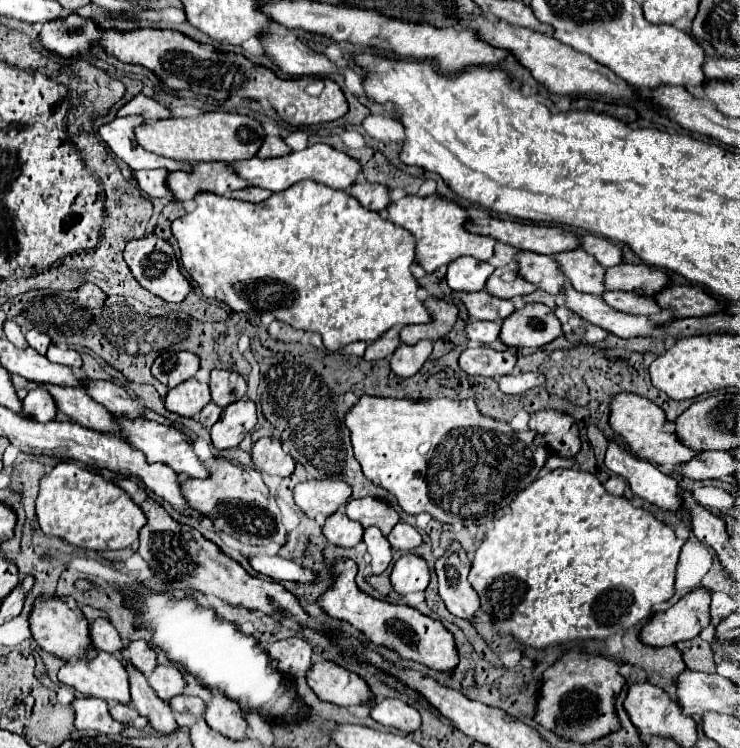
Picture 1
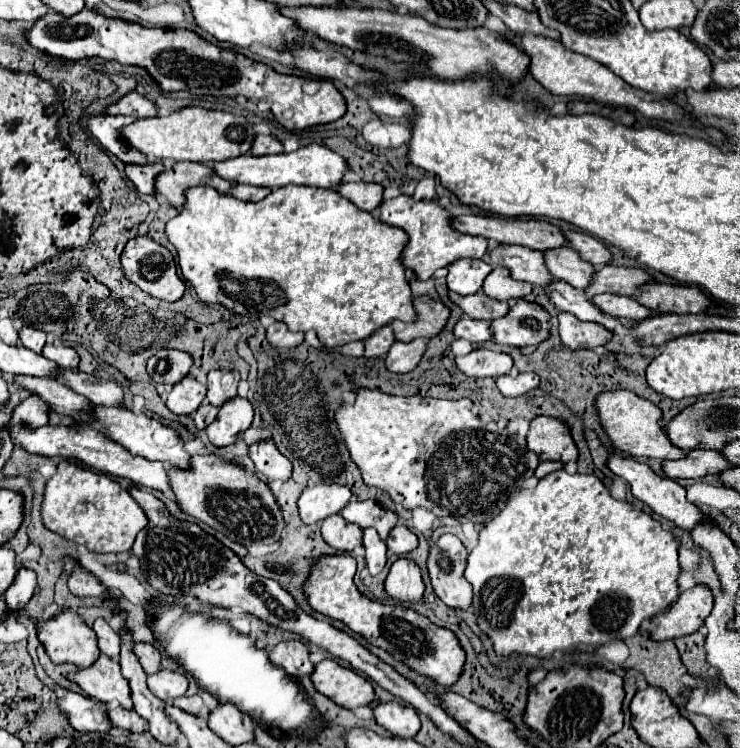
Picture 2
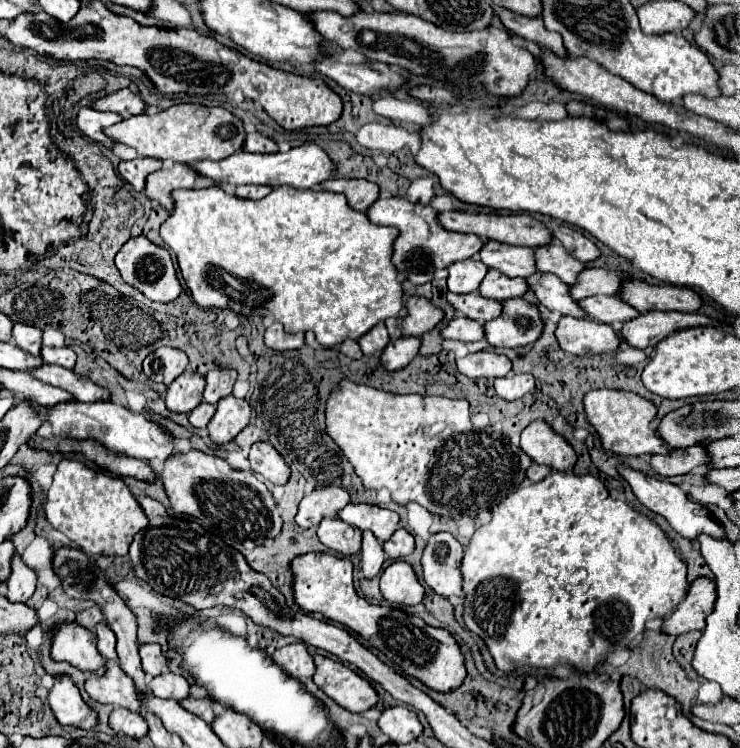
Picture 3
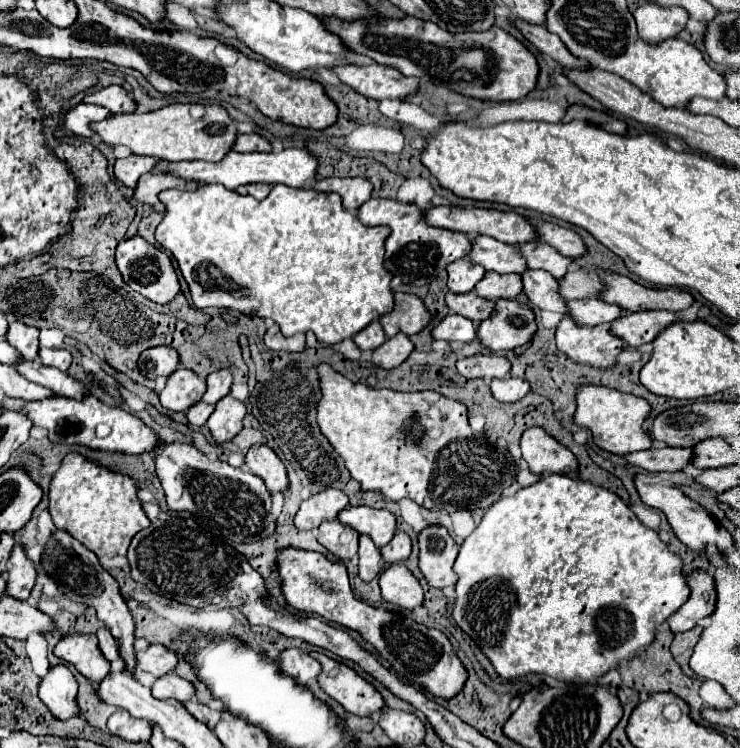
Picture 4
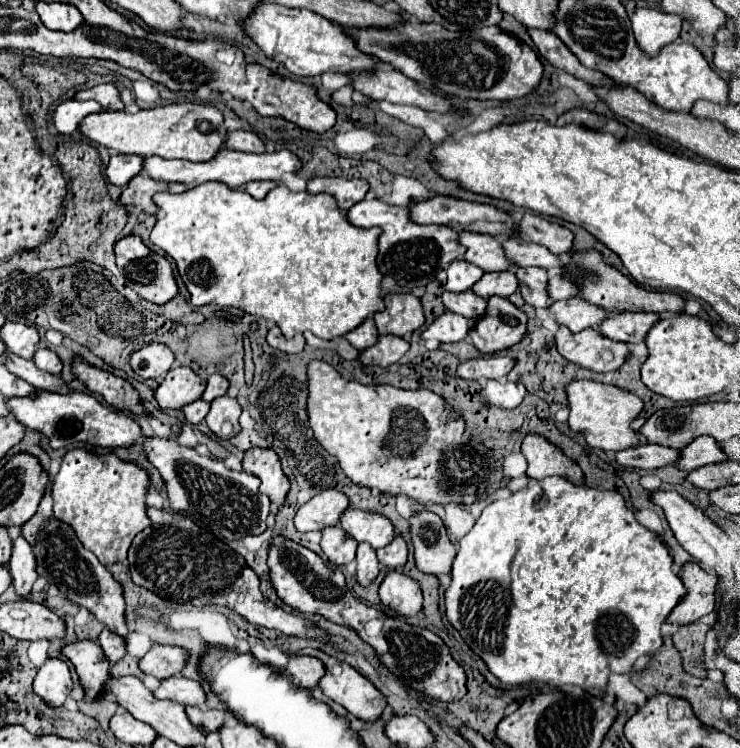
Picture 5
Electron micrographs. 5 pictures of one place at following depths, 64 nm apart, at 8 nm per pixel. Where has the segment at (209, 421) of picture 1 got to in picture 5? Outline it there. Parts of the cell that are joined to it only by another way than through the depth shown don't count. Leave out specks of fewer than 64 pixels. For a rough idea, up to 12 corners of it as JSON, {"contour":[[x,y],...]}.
{"contour":[[204,400],[184,406],[182,412],[190,424],[200,424],[210,412]]}

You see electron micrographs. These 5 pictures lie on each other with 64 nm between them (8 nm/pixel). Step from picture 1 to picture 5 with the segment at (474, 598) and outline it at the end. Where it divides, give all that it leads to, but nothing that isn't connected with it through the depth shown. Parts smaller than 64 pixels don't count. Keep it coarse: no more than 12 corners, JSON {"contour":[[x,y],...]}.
{"contour":[[434,512],[410,518],[416,568],[448,574],[456,548]]}

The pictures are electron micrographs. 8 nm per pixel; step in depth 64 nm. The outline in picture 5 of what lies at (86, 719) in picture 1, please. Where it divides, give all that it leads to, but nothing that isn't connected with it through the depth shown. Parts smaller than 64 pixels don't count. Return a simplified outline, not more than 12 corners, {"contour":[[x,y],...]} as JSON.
{"contour":[[46,660],[34,692],[52,708],[64,706],[74,684],[62,660]]}

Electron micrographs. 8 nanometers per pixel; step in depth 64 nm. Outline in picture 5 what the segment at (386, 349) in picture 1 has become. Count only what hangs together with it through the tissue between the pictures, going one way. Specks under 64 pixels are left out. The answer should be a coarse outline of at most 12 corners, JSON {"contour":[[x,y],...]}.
{"contour":[[372,318],[346,334],[358,350],[374,346],[380,334]]}

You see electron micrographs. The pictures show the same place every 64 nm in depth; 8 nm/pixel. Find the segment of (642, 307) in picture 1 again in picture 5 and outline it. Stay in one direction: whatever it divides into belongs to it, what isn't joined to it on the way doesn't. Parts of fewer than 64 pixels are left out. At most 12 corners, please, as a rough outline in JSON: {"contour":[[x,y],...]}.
{"contour":[[584,298],[554,302],[558,324],[572,332],[596,328],[608,310]]}

